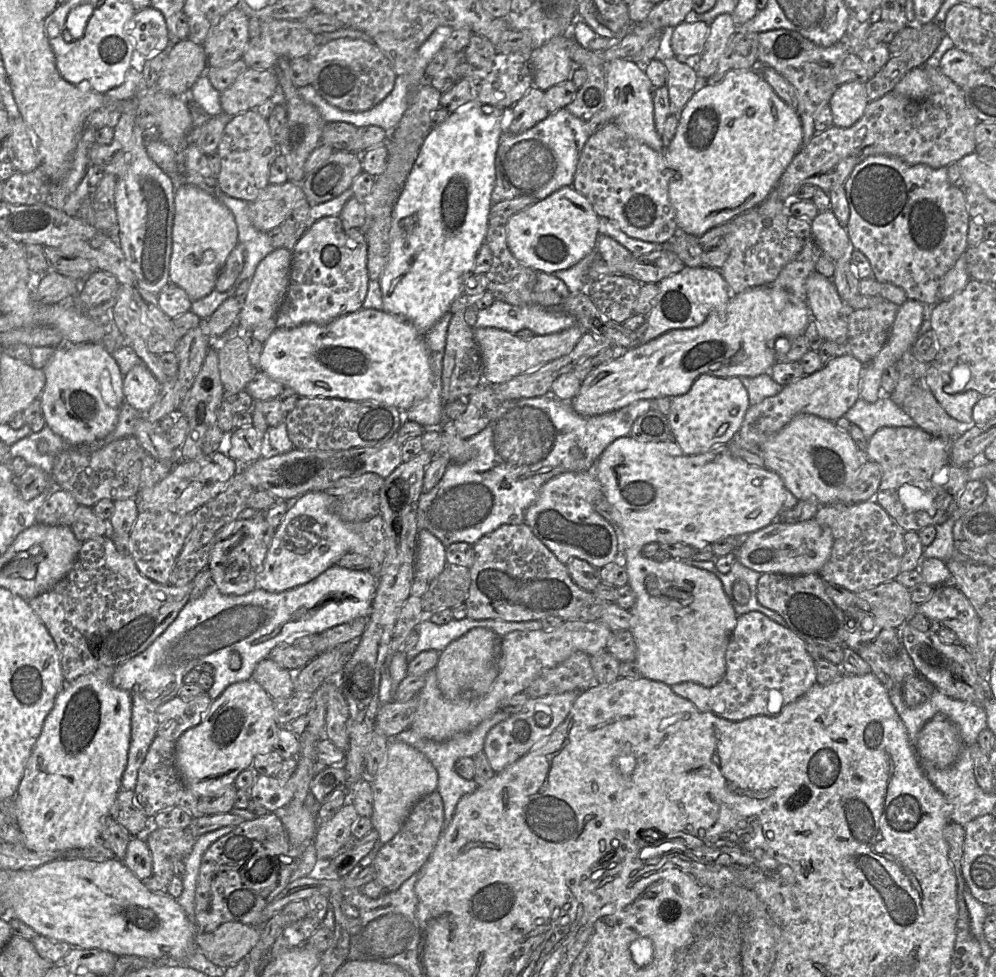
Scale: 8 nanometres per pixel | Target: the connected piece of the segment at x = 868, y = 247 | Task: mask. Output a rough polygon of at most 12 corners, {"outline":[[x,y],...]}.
{"outline":[[869,156],[844,183],[873,277],[924,305],[969,247],[947,167]]}

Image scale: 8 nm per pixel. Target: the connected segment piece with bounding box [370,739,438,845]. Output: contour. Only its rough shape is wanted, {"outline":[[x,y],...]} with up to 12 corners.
{"outline":[[389,739],[370,779],[380,844],[437,790],[436,768]]}

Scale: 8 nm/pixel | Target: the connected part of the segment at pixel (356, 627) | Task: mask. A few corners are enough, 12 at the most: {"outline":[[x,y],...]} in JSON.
{"outline":[[358,617],[318,634],[315,649],[321,654],[358,640],[369,623]]}

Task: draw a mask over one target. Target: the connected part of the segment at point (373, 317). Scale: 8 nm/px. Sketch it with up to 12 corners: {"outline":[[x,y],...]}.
{"outline":[[363,307],[276,328],[258,371],[299,397],[402,412],[433,383],[424,334]]}

